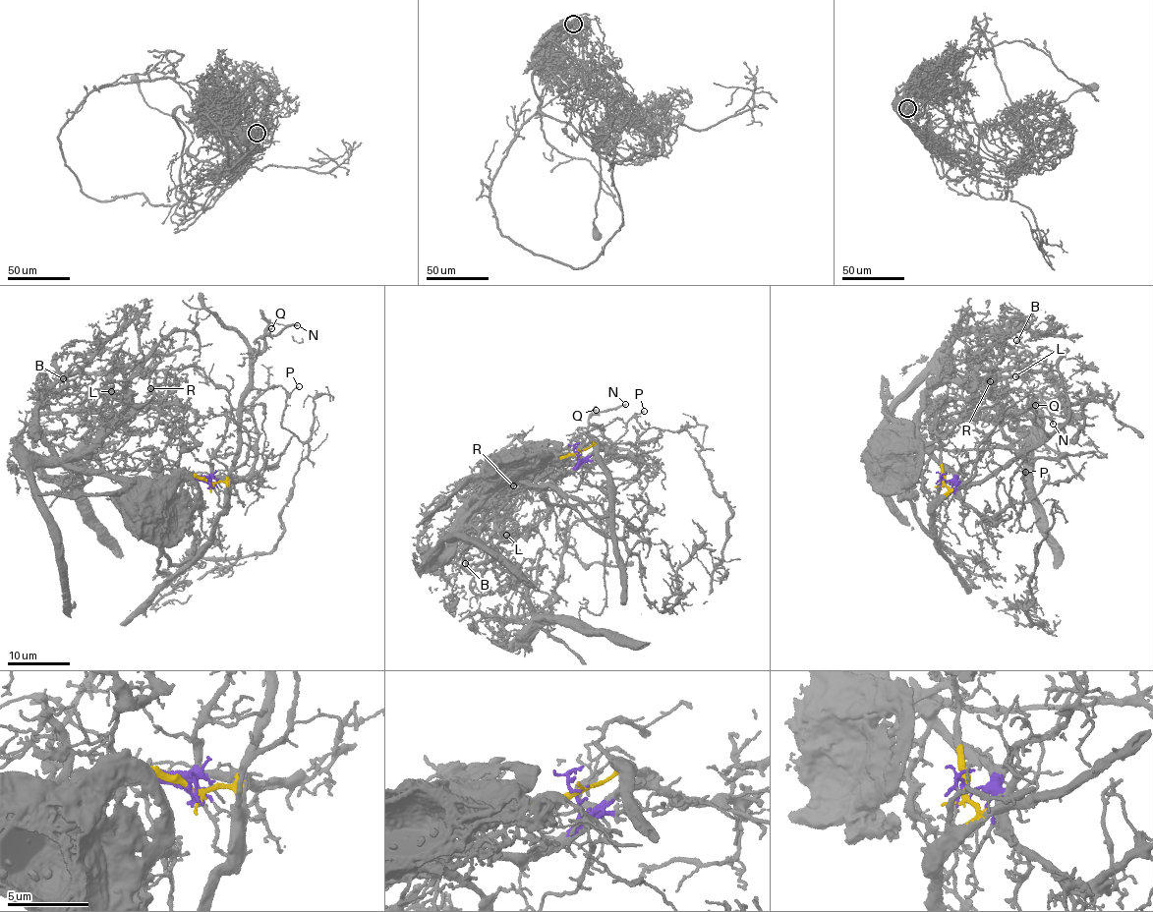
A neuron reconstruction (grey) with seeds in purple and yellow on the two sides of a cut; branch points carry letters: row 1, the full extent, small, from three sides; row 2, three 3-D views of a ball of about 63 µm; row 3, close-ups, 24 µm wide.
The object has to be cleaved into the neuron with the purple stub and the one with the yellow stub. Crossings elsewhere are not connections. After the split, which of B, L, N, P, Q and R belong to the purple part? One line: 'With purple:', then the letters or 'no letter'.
With purple: B, L, R

